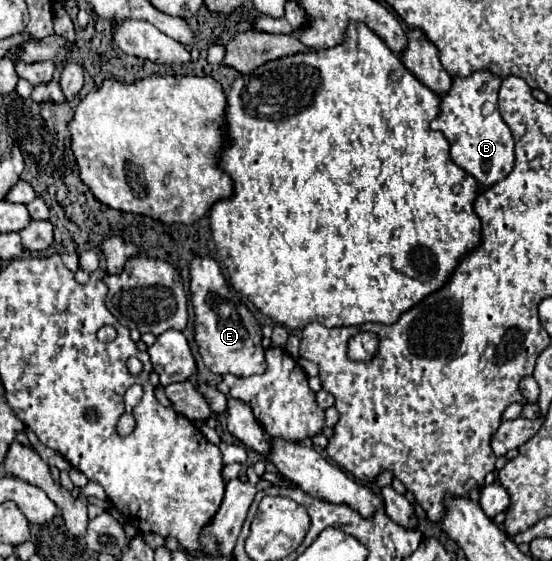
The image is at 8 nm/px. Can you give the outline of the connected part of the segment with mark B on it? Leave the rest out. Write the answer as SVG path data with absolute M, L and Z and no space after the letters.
M485 70L475 72L469 78L453 78L449 94L441 98L441 114L437 120L433 120L433 128L441 130L451 142L453 162L461 166L467 174L475 176L475 180L485 188L507 178L515 166L515 140L509 126L503 122L499 110L495 110L491 116L481 114L485 102L497 102L499 86L501 78Z

